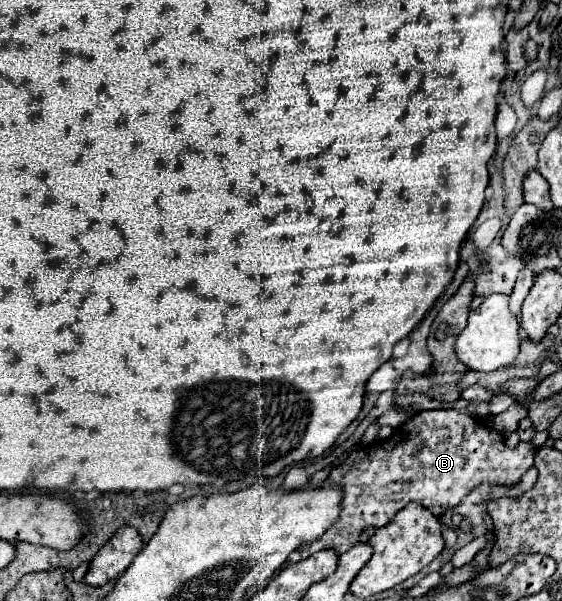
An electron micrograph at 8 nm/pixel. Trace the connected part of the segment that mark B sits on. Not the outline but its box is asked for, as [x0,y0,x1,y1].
[299,415,533,559]

